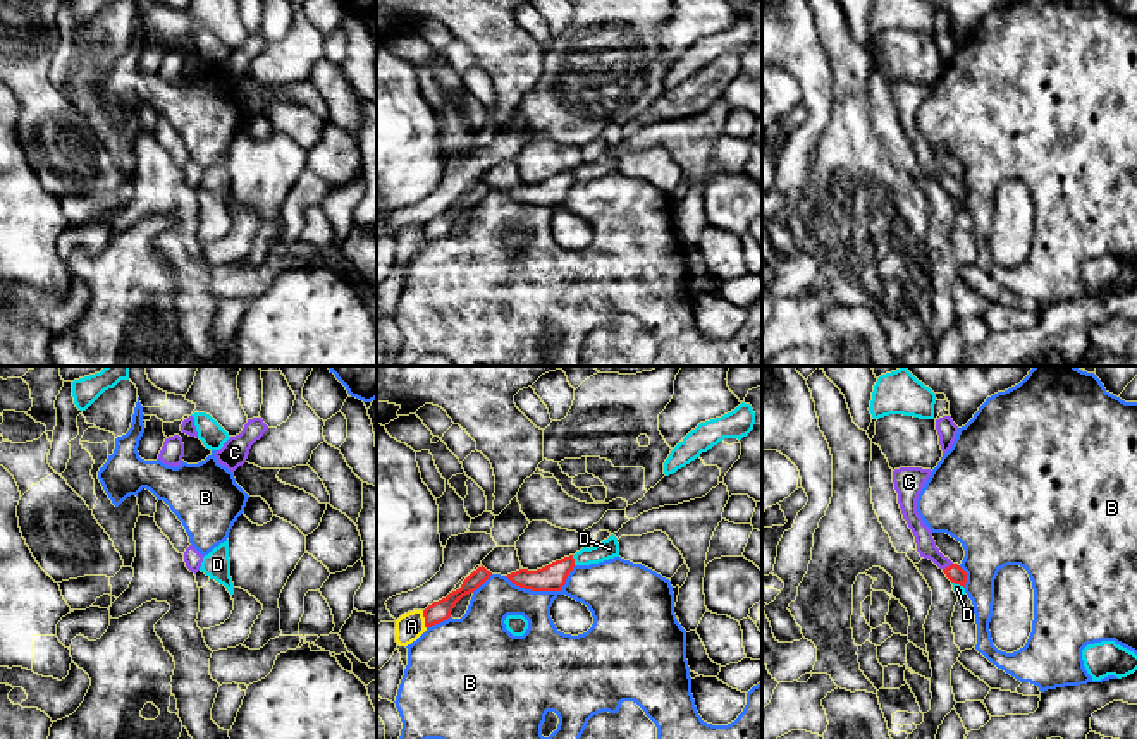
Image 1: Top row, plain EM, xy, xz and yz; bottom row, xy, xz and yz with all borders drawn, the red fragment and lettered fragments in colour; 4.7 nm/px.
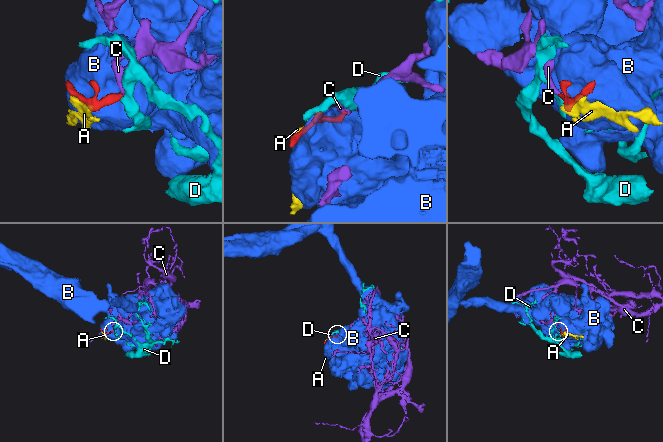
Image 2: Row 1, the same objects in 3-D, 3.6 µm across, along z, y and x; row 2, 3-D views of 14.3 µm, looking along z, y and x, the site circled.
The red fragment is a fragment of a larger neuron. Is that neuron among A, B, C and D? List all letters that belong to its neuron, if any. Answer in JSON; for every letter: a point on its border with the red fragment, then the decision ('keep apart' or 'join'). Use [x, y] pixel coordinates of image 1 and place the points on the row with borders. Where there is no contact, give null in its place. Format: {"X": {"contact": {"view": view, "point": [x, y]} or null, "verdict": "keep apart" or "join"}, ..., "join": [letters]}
{"A": {"contact": {"view": "xz", "point": [425, 619]}, "verdict": "keep apart"}, "B": {"contact": {"view": "xz", "point": [544, 590]}, "verdict": "keep apart"}, "C": {"contact": {"view": "yz", "point": [946, 567]}, "verdict": "join"}, "D": {"contact": {"view": "xz", "point": [573, 561]}, "verdict": "keep apart"}, "join": ["C"]}

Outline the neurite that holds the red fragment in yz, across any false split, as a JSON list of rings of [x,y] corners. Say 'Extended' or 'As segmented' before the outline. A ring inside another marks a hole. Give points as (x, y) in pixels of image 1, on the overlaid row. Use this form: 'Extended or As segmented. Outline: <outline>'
Extended. Outline: [[[922,467],[894,469],[893,483],[898,493],[898,504],[903,519],[907,521],[908,528],[915,536],[917,552],[920,553],[920,557],[932,560],[951,583],[965,588],[967,572],[939,552],[931,529],[924,524],[922,517],[917,512],[919,493],[922,492],[931,473],[931,469]]]

